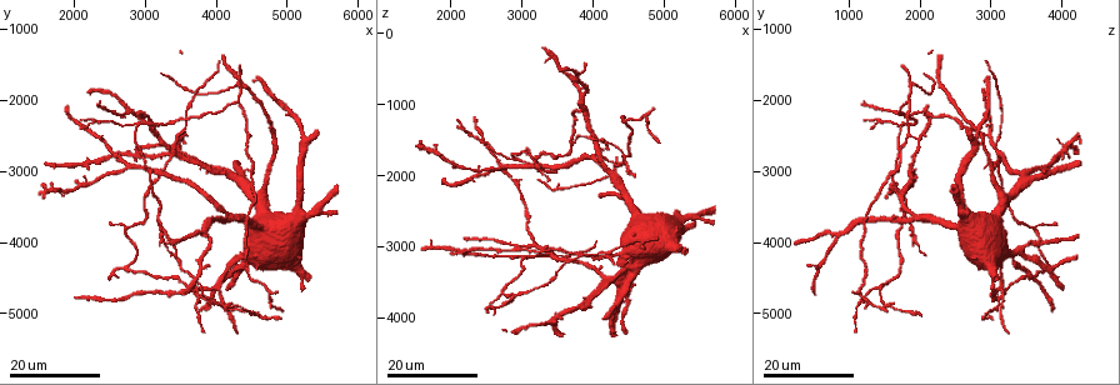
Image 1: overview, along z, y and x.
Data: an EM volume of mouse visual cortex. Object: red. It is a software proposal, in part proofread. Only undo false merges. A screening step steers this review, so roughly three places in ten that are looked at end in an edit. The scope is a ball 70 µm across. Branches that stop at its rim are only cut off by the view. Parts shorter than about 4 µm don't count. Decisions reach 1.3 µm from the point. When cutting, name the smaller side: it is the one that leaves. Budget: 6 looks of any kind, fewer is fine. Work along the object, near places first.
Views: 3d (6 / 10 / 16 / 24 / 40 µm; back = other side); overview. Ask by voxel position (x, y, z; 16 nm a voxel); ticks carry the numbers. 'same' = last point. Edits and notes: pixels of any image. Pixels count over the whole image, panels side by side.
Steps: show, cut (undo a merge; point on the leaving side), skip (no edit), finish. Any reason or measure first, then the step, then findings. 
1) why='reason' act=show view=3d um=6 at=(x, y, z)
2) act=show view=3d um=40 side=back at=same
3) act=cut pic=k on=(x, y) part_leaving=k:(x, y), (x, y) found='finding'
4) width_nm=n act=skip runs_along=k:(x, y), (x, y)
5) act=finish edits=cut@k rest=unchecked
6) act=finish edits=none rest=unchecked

why='small branch off a trunk' act=show view=3d um=24 at=(3450, 2700, 3050)

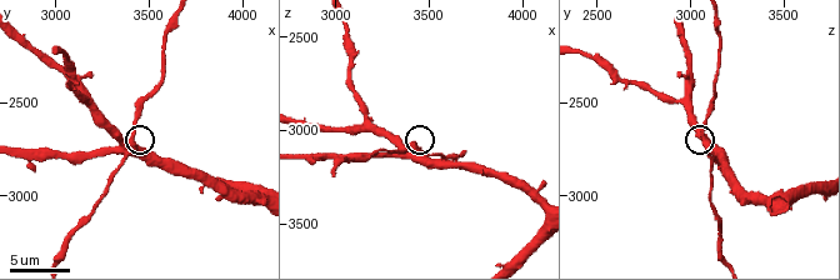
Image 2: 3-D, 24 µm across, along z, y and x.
why='zoom in' act=show view=3d um=6 at=(3420, 2700, 3060)

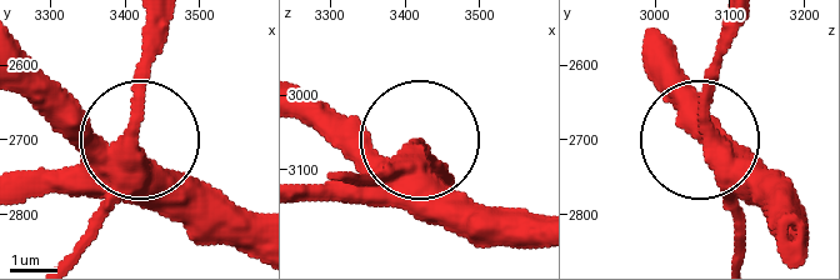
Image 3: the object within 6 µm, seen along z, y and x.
arms=3 act=skip found='continuous, no second neuron'

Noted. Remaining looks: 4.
why='small branch off a trunk' act=show view=3d um=24 at=(2750, 3800, 3600)

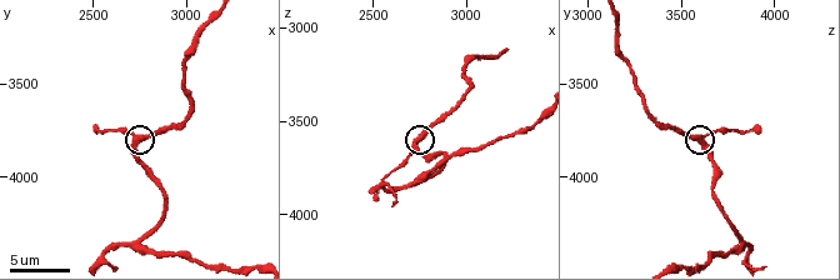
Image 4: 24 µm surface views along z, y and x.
act=show view=3d um=6 at=(2720, 3800, 3600)

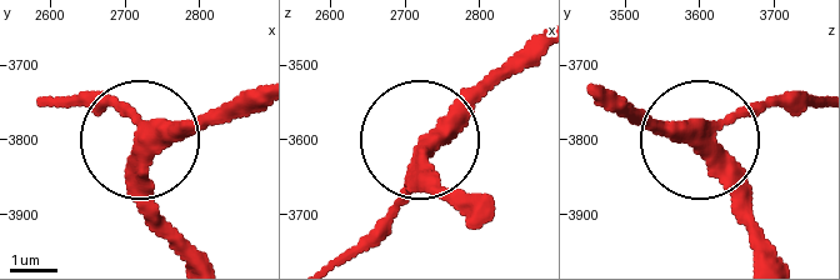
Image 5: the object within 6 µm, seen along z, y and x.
why='other side' act=show view=3d um=6 side=back at=(2730, 3795, 3615)

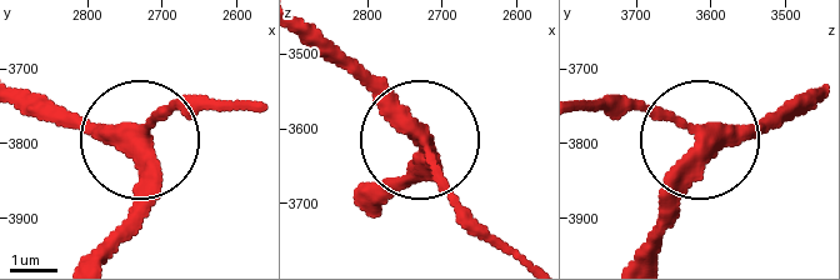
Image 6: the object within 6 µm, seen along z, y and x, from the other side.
act=skip runs_along=6:(316, 26), (413, 123), (431, 170), (480, 226) found='one neuron here'

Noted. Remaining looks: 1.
why='three arms meet' act=show view=3d um=10 at=(2760, 4360, 3800)

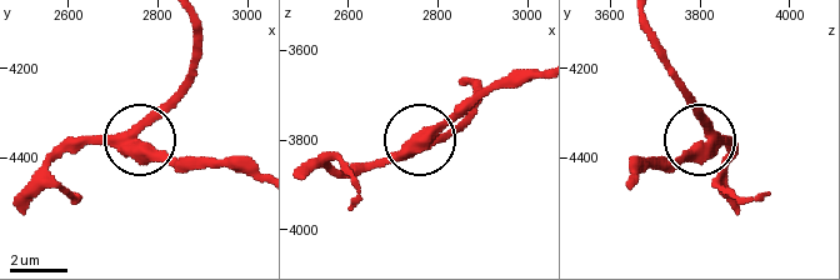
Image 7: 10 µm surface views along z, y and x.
arms=3 act=skip found='one neuron here'

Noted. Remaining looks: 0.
act=finish edits=none rest=unchecked

